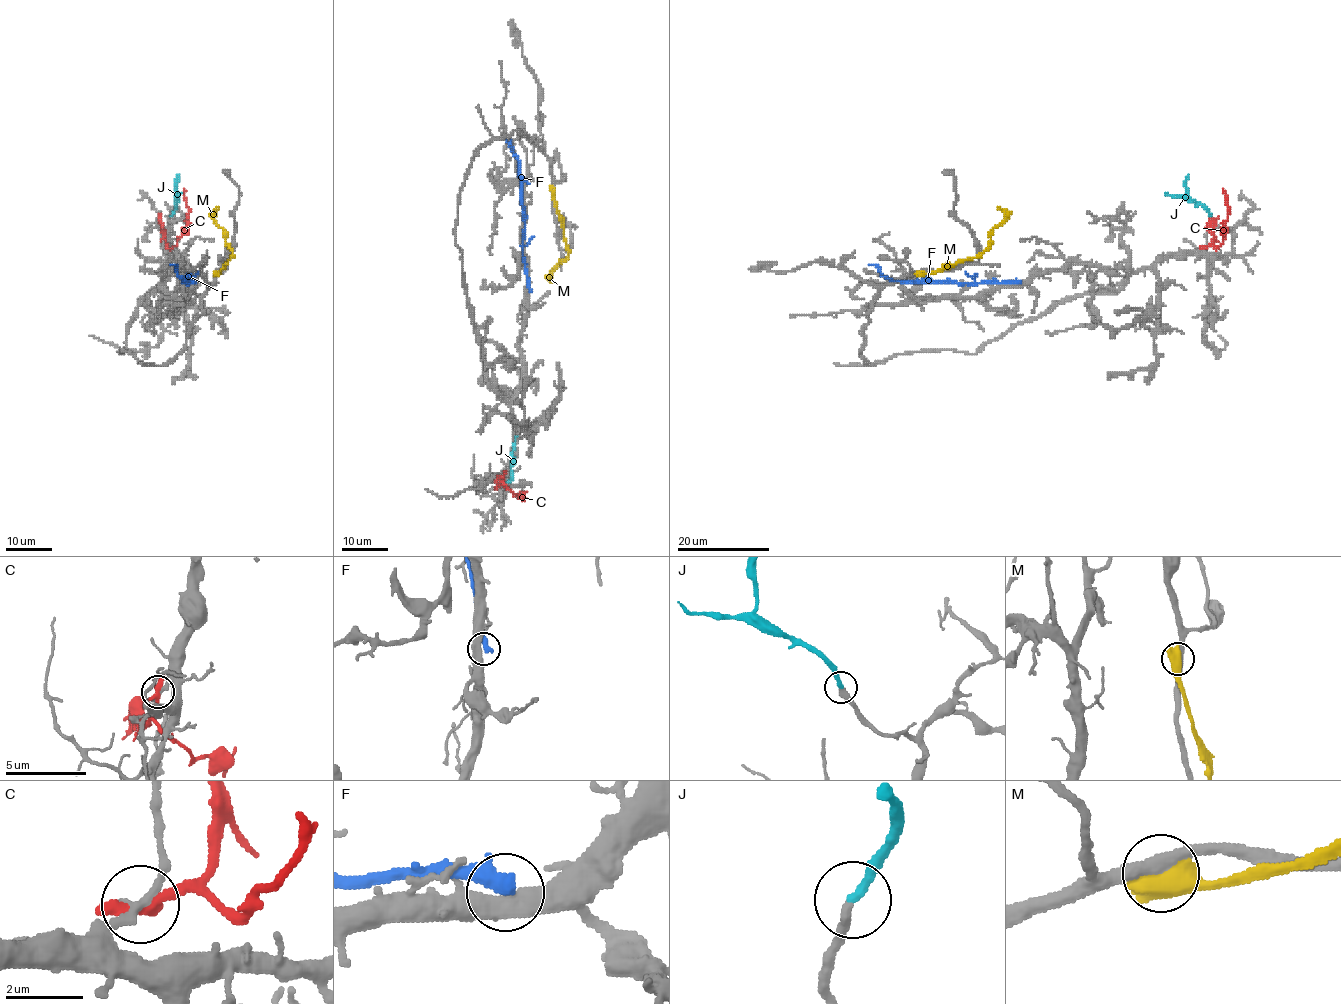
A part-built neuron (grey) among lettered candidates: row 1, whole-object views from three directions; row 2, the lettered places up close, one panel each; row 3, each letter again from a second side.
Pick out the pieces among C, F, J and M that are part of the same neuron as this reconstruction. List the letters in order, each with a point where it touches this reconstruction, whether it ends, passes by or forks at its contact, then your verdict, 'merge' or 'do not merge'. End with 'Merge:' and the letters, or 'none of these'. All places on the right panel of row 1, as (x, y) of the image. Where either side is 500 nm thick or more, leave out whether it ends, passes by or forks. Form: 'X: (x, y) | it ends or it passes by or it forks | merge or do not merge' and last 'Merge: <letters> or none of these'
C: (1204, 247) | it ends | do not merge
F: (1018, 283) | do not merge
J: (1211, 217) | it ends | merge
M: (919, 272) | do not merge
Merge: J

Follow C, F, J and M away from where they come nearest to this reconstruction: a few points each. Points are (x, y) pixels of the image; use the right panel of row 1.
C: (1204, 247), (1216, 247), (1223, 239), (1223, 222), (1229, 207), (1222, 189)
F: (1018, 283), (888, 280), (876, 266), (869, 264)
J: (1211, 216), (1205, 207), (1165, 192)
M: (919, 273), (933, 273), (979, 256), (990, 243), (990, 232), (1006, 219), (1006, 213), (997, 207)

